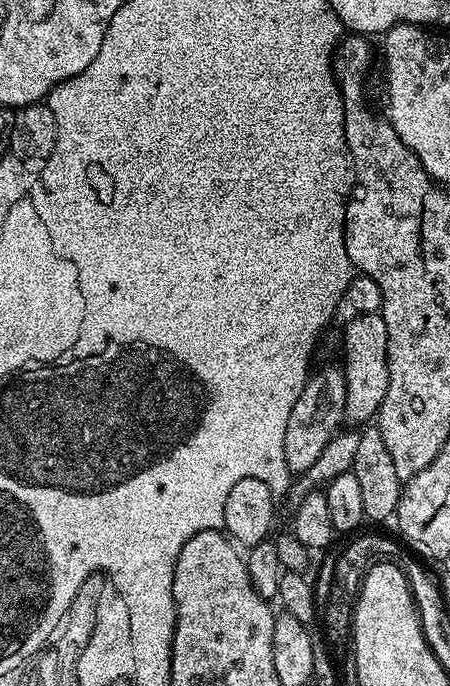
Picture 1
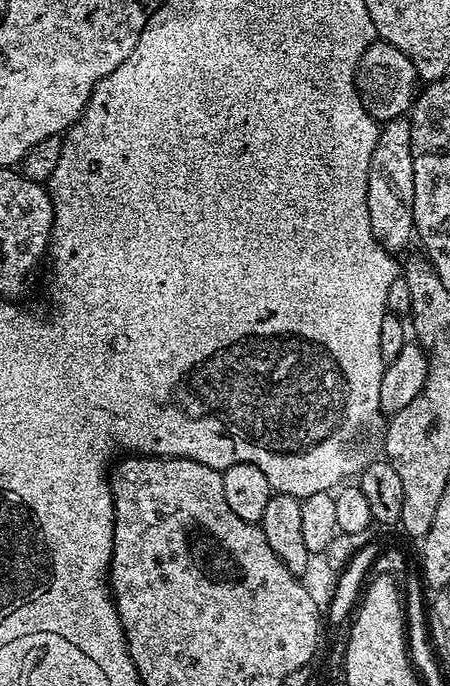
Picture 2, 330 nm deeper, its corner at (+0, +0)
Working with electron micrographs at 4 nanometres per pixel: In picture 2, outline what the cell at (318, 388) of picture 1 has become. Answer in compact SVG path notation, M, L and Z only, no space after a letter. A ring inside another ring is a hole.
M407 115L385 123L378 134L378 142L374 142L374 154L370 154L370 170L368 171L368 185L366 186L366 206L370 214L370 226L374 238L389 252L399 253L399 248L408 244L408 239L413 239L414 225L412 211L414 210L414 158L410 146L411 119Z

